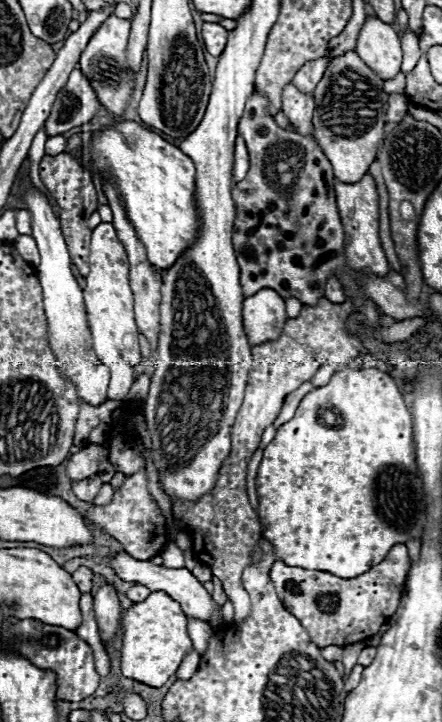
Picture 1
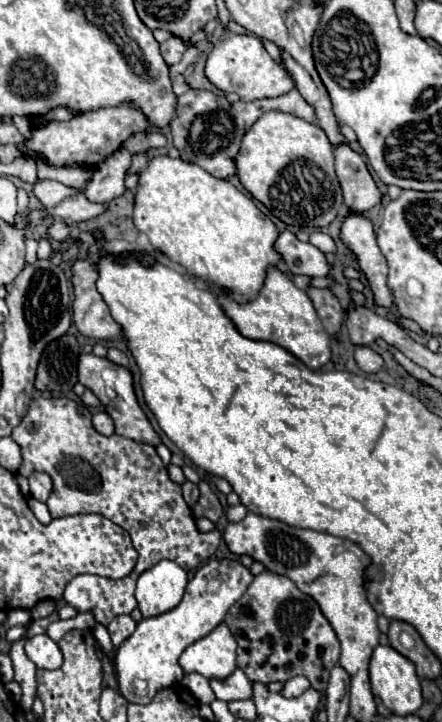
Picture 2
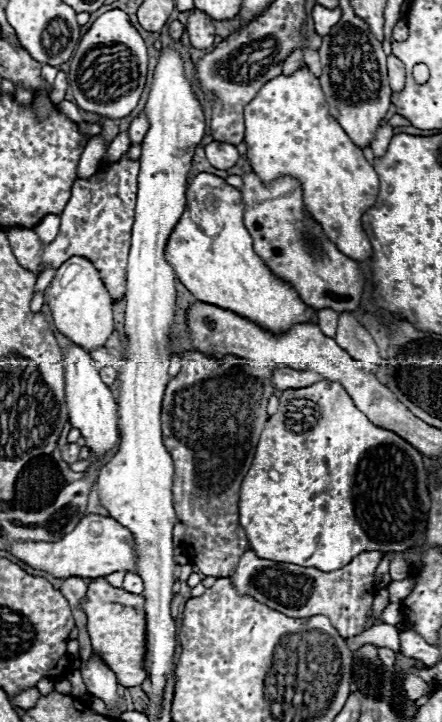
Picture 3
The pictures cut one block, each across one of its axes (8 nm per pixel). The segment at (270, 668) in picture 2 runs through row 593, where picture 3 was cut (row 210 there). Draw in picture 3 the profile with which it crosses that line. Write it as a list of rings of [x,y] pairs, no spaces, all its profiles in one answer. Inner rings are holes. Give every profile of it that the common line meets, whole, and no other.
[[[254,172],[244,174],[242,180],[244,188],[240,192],[244,202],[244,224],[254,238],[256,254],[270,266],[270,270],[278,278],[286,280],[298,292],[304,304],[316,310],[356,310],[364,288],[364,274],[354,260],[338,252],[324,232],[320,234],[320,226],[314,220],[304,218],[300,182],[284,176],[266,186]]]

